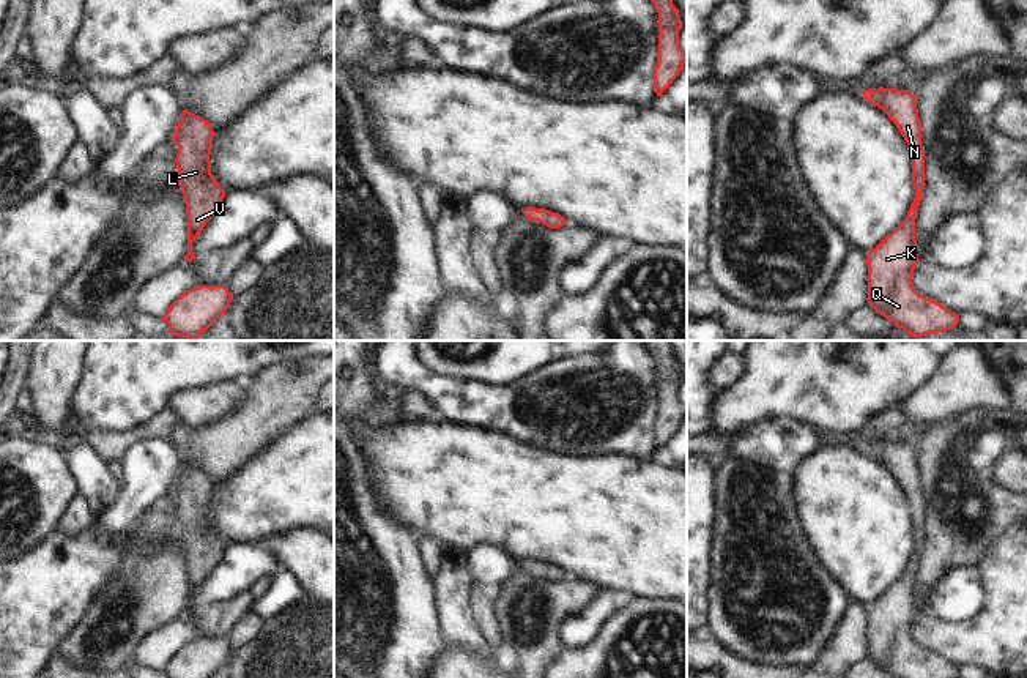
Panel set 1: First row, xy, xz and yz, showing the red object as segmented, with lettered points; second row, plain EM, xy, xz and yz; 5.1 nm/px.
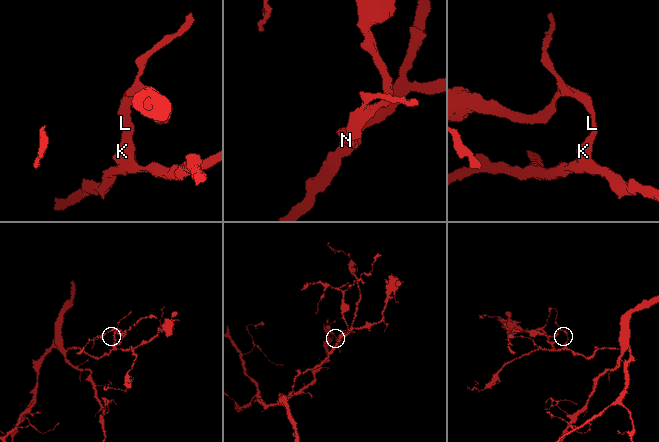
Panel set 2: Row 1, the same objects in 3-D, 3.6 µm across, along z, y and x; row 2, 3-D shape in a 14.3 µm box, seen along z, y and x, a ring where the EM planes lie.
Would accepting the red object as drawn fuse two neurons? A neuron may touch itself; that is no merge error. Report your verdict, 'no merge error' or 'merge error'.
no merge error

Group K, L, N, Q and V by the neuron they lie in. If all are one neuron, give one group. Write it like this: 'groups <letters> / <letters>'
groups K L N Q V

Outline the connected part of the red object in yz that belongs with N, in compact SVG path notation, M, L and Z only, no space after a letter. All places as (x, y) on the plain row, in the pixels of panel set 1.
M882 438L863 443L862 448L888 468L912 501L915 542L906 572L866 607L868 658L895 678L958 678L959 667L920 648L912 639L918 615L915 572L925 542L925 503L915 448Z

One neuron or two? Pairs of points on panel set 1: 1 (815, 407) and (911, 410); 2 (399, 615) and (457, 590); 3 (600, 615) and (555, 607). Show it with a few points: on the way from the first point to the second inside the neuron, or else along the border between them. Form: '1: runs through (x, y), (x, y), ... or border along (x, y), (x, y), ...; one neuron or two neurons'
1: border along (926, 382), (898, 407); two neurons
2: border along (432, 581), (432, 601), (443, 636); two neurons
3: border along (600, 590), (586, 606), (569, 615), (556, 628); two neurons

